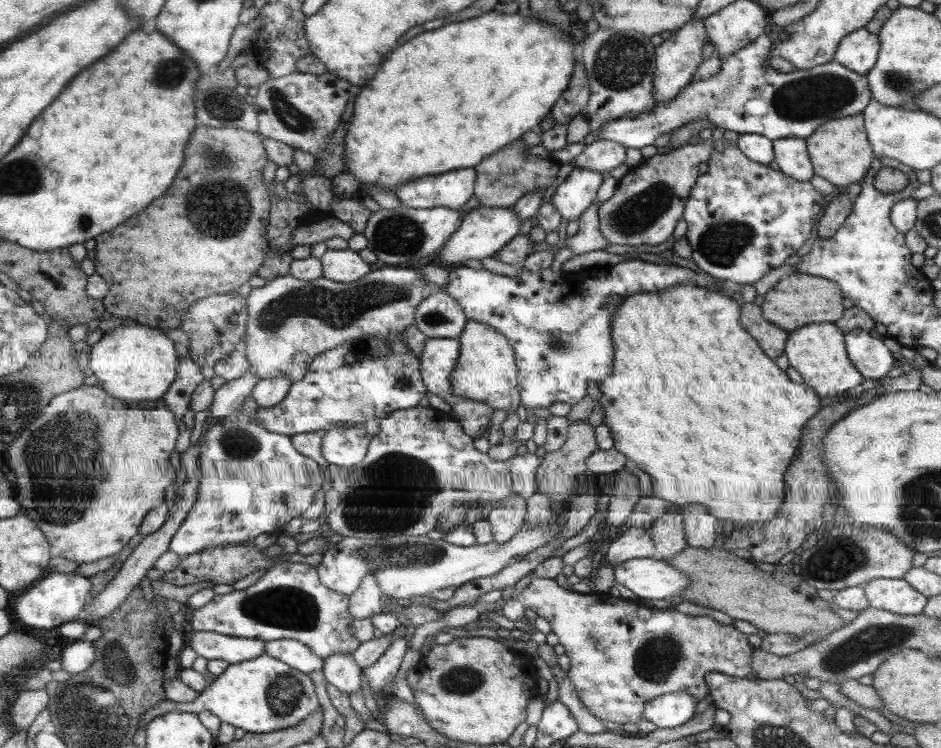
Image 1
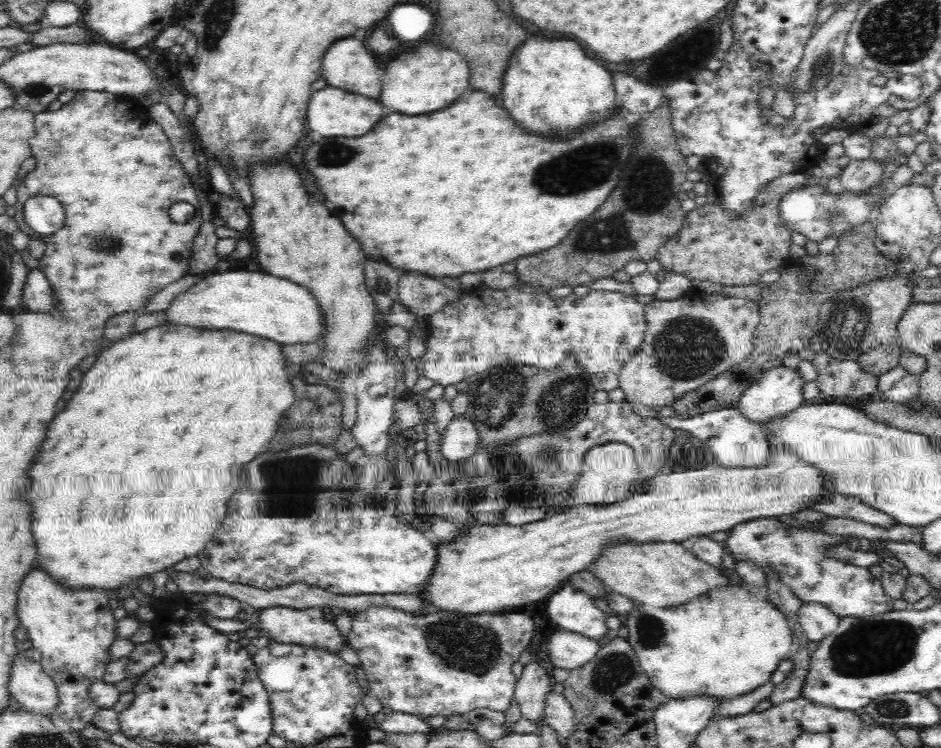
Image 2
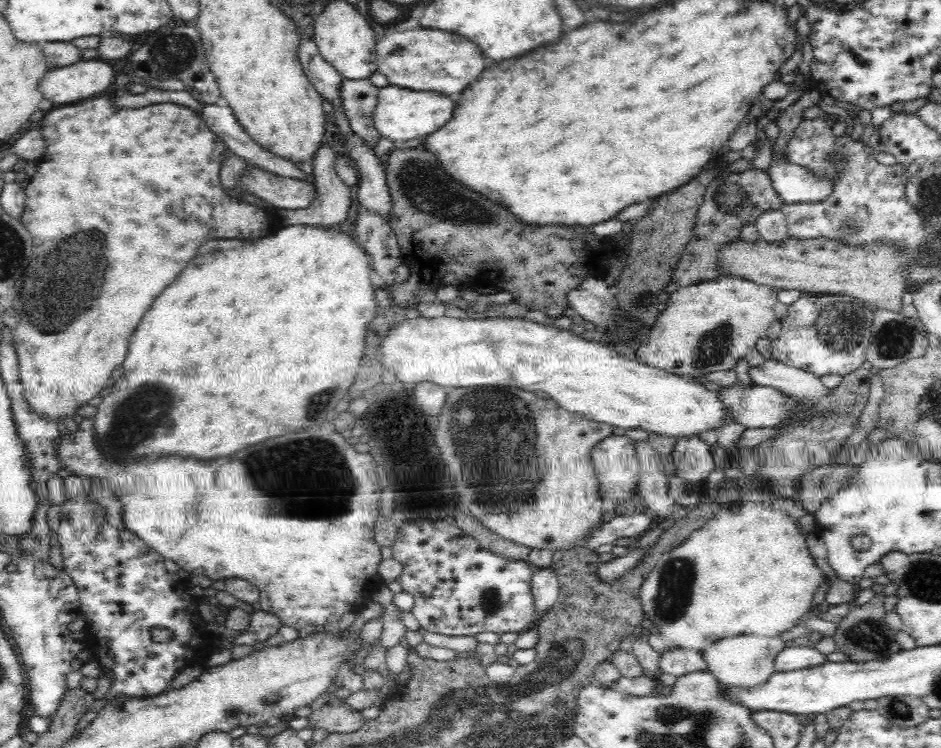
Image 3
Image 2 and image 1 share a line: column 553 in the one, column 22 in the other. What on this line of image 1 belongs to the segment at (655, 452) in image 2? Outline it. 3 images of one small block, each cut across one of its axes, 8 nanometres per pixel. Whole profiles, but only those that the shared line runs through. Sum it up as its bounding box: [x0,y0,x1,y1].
[9,384,178,563]

